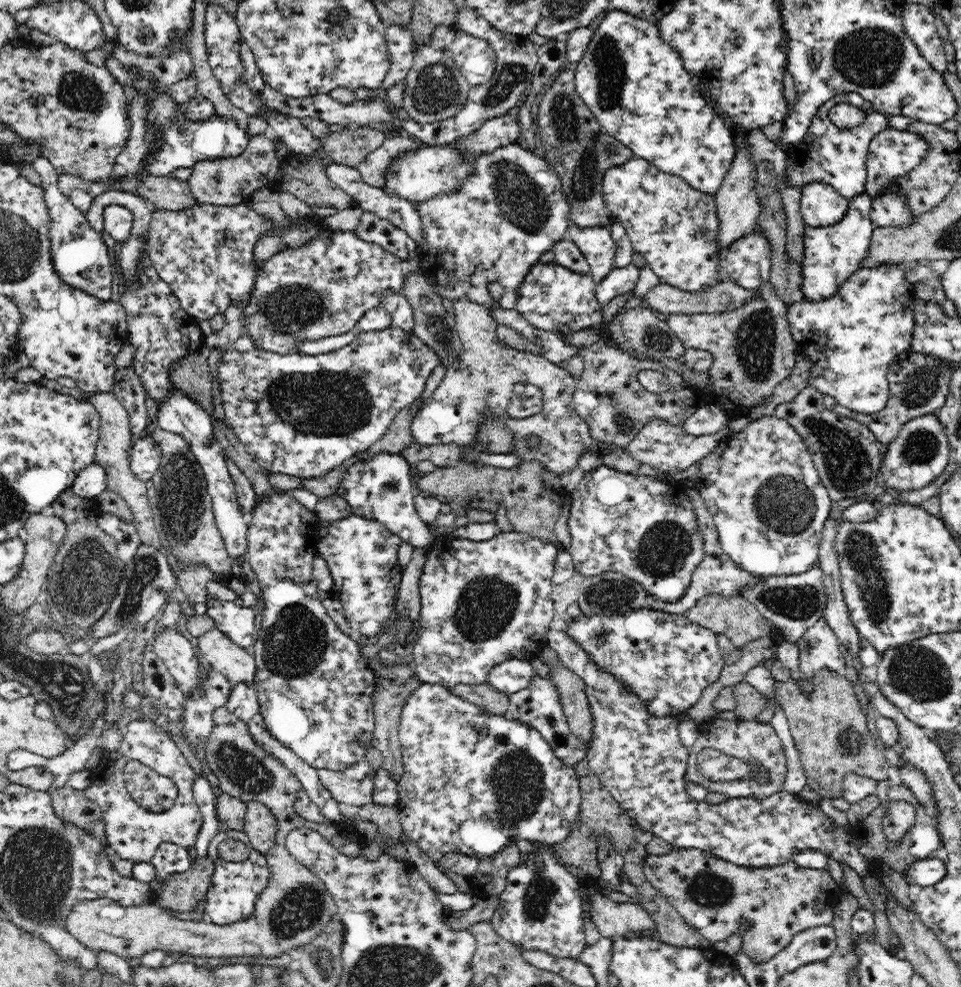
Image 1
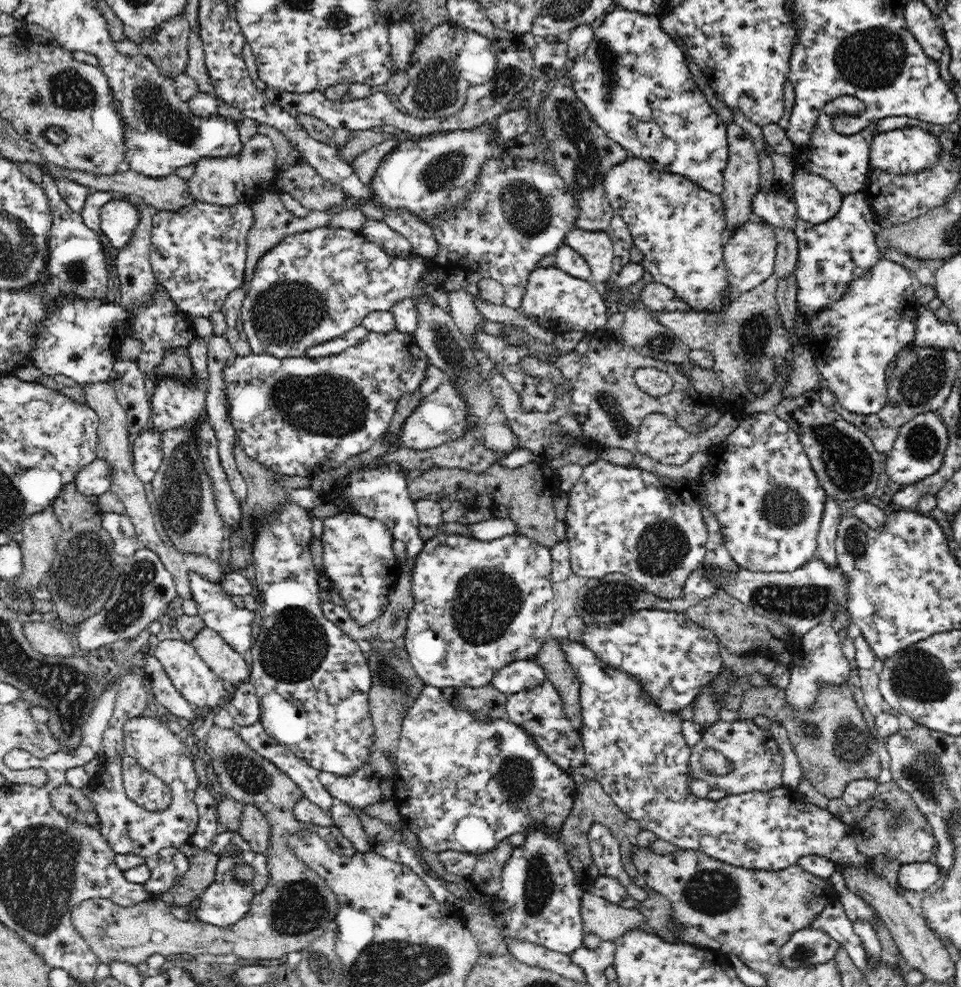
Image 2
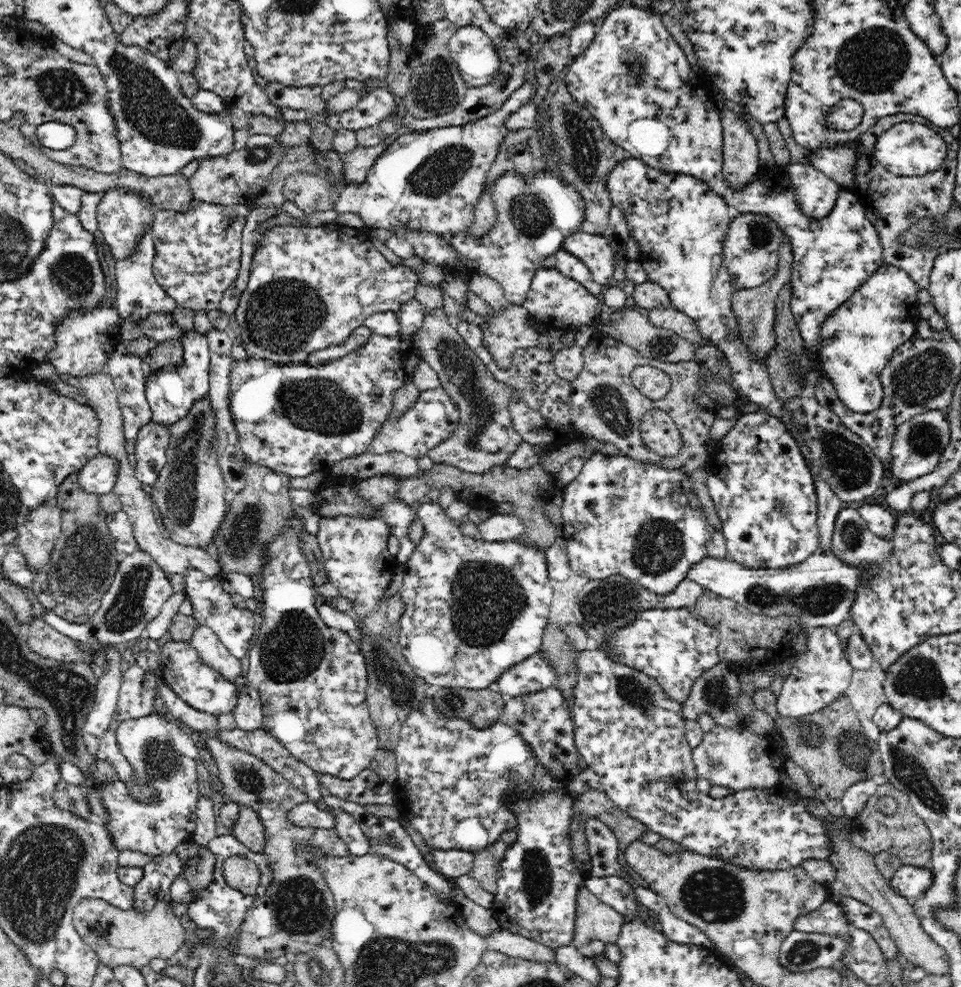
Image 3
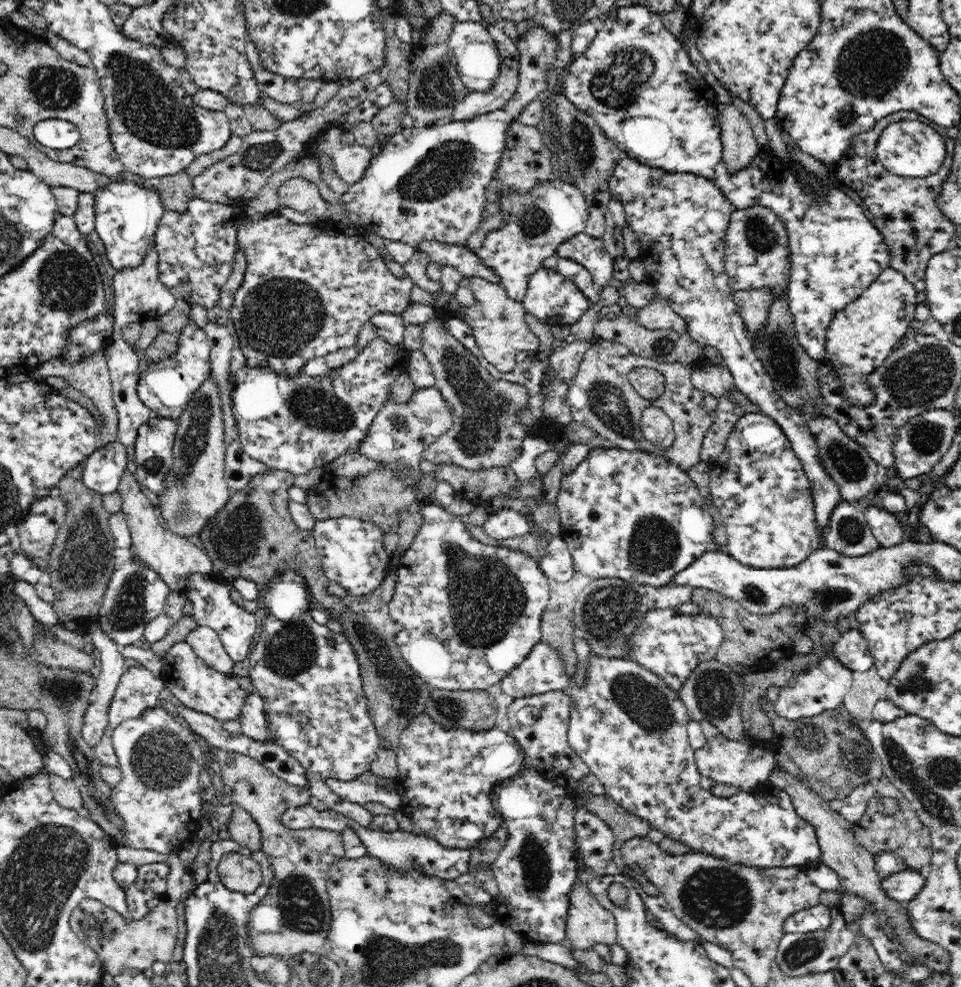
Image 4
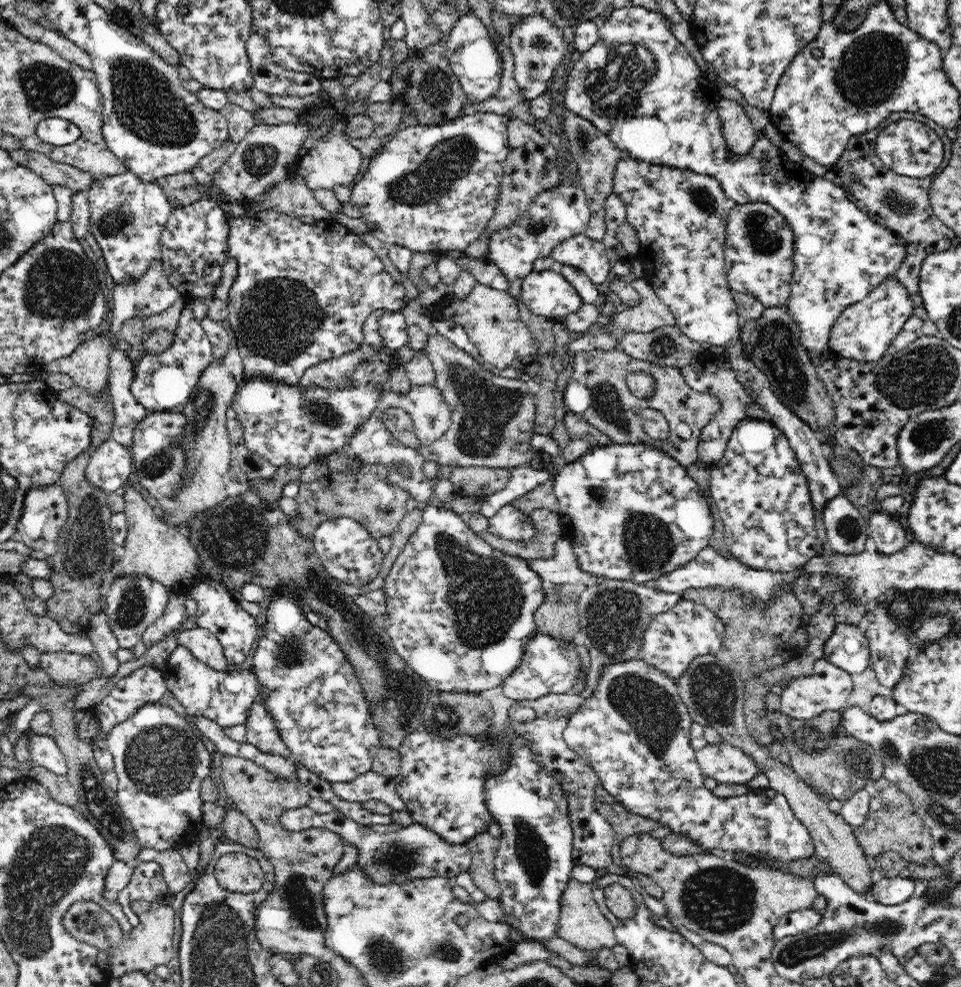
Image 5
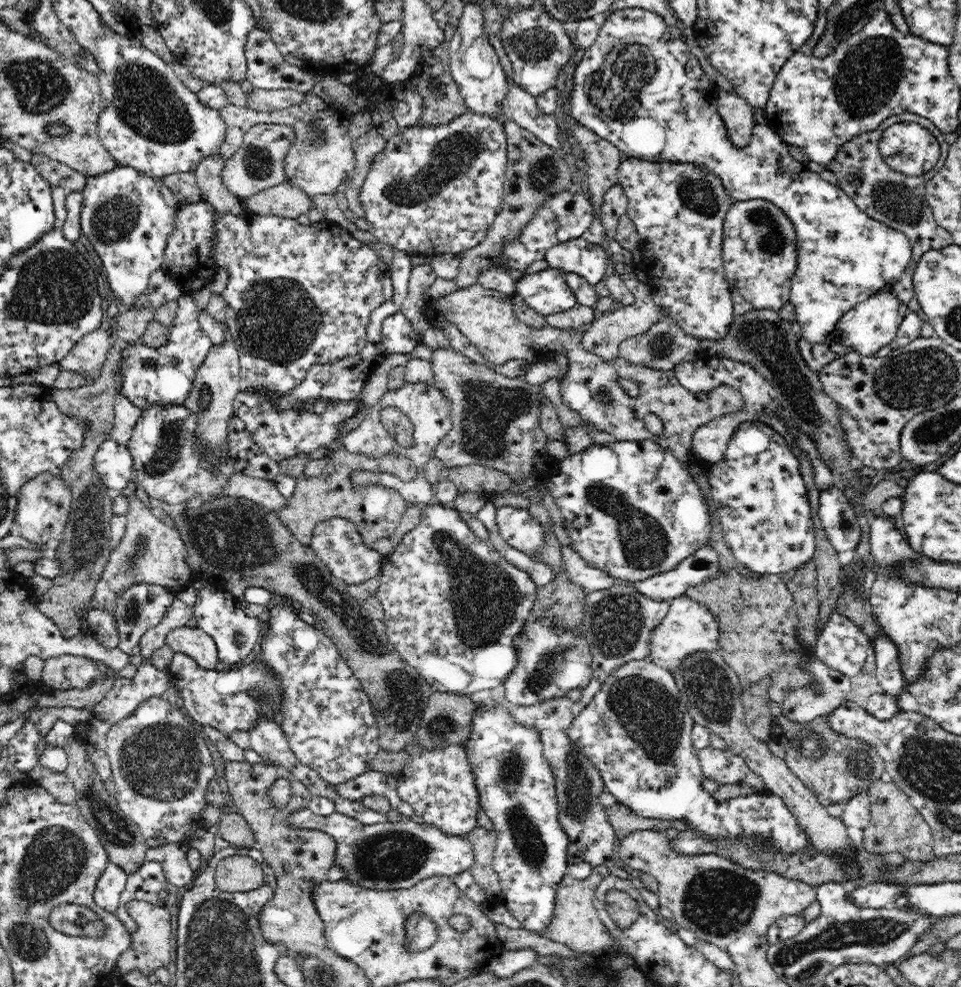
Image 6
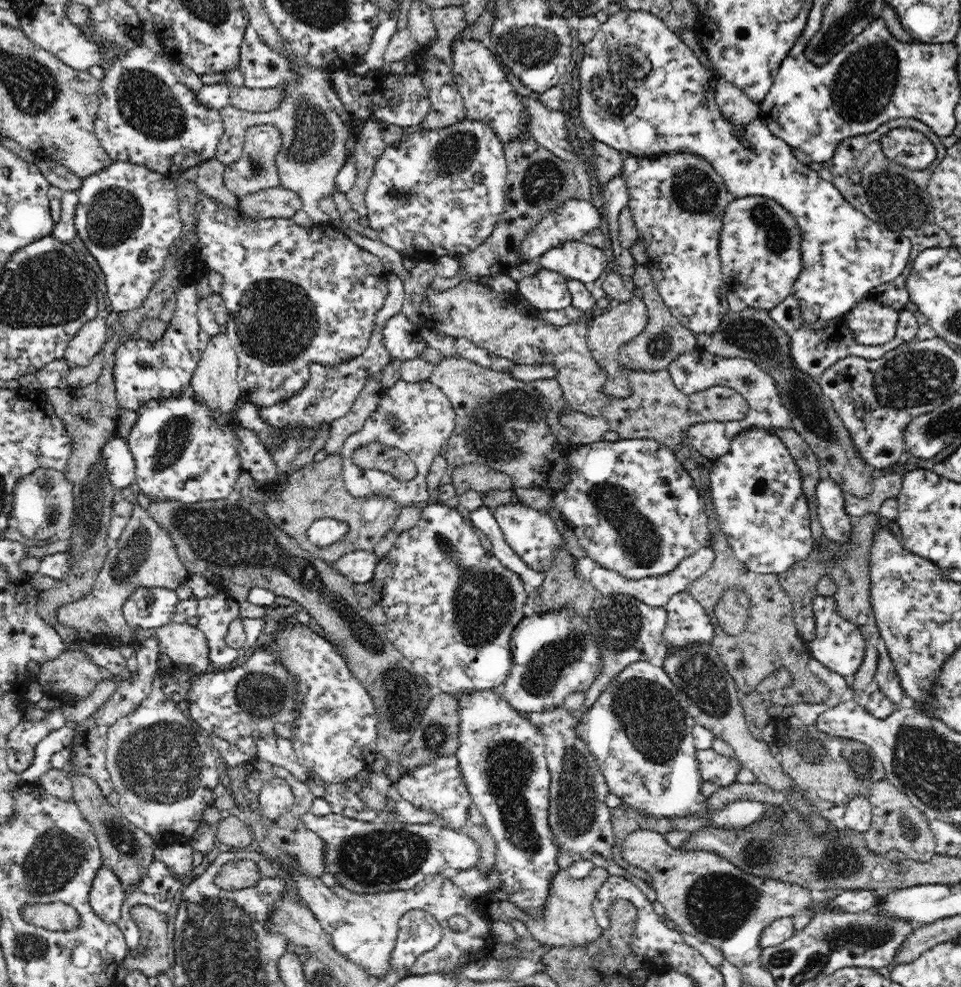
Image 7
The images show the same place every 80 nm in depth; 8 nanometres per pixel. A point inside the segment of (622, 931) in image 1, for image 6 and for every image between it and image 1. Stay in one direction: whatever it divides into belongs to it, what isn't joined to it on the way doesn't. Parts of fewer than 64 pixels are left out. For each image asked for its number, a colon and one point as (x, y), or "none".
2: (607, 920)
3: (594, 920)
4: (588, 922)
5: (581, 922)
6: (575, 923)

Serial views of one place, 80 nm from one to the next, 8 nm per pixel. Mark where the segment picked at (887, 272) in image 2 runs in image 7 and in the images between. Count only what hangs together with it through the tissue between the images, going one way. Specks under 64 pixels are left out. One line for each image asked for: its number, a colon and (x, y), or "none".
3: (857, 340)
4: (859, 338)
5: (863, 332)
6: (869, 326)
7: (871, 323)

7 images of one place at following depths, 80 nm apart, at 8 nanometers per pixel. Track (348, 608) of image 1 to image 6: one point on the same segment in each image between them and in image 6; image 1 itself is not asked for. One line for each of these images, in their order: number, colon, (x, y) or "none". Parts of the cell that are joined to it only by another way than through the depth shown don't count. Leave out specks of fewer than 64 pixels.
2: (358, 560)
3: (356, 559)
4: (352, 551)
5: (349, 554)
6: (336, 541)

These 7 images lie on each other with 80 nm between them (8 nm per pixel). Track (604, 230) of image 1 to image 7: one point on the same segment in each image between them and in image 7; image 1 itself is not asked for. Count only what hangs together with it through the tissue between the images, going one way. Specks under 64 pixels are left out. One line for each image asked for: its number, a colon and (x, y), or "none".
2: (595, 247)
3: (593, 250)
4: (591, 253)
5: (590, 256)
6: (579, 256)
7: (575, 260)

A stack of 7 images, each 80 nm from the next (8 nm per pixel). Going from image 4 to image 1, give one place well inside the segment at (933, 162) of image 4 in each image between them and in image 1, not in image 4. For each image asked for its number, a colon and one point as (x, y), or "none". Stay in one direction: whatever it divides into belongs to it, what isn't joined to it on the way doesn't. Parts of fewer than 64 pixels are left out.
1: (894, 152)
2: (909, 149)
3: (907, 148)

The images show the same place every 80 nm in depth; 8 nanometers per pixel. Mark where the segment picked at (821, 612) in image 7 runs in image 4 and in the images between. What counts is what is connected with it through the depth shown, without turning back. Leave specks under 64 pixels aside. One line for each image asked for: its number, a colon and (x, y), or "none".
4: (851, 649)
5: (847, 648)
6: (841, 644)

